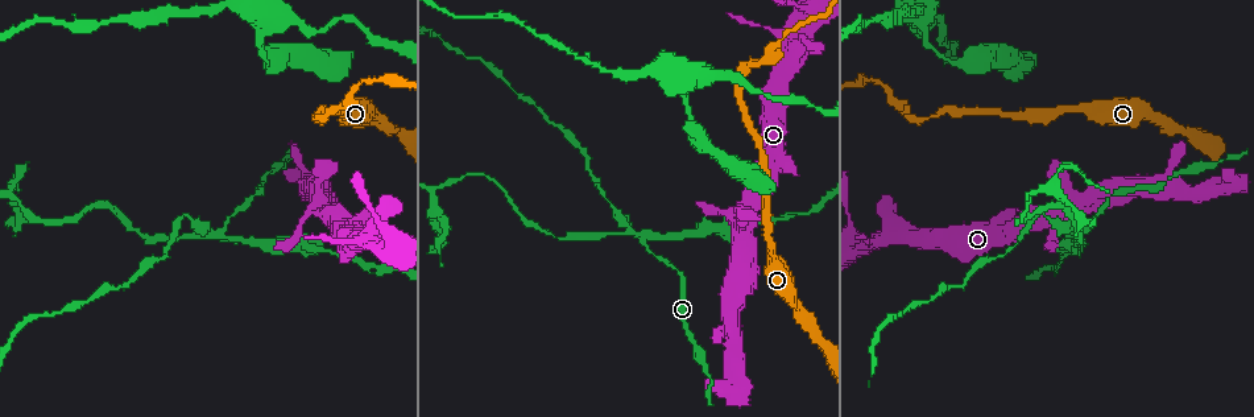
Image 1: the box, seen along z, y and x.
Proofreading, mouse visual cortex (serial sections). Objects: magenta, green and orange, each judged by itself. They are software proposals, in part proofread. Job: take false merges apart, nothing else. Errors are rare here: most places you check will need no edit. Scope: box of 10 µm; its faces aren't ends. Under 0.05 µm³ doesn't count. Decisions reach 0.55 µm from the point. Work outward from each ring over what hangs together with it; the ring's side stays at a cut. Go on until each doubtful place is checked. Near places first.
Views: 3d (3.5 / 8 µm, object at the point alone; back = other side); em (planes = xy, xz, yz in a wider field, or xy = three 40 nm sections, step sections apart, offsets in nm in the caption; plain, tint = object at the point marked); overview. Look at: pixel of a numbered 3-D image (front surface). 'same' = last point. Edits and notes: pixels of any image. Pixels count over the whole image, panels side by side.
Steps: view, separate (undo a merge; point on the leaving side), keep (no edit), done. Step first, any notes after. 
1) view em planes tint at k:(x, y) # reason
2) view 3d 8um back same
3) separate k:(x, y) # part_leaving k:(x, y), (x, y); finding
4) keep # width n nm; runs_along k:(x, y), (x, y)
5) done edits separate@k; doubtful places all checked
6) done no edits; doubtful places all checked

view 3d 8um at 1:(643, 240)

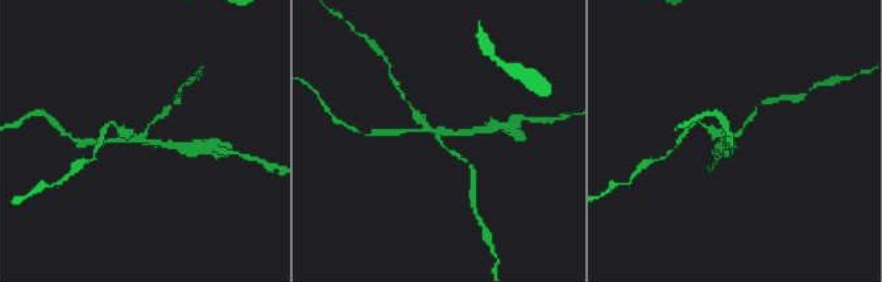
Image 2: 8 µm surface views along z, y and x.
view em xy step 1 tint same # arms 4; arm_widths 150, 150, 200, 250 nm

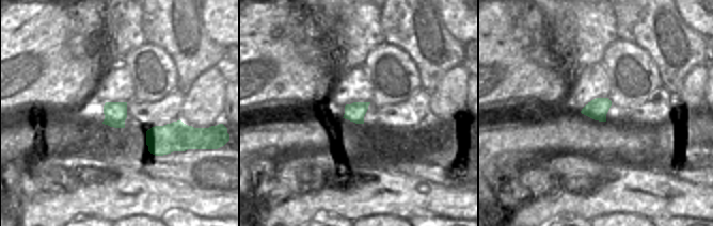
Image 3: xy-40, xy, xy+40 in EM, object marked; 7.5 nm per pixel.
separate 2:(729, 146) # a second cell is stuck on

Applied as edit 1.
view overview

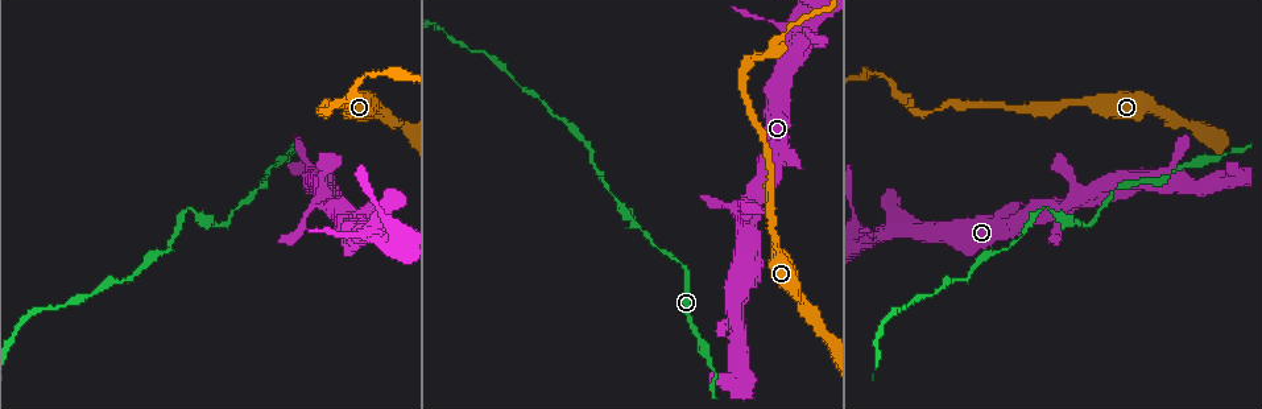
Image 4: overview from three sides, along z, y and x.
view 3d 8um at 4:(185, 209)

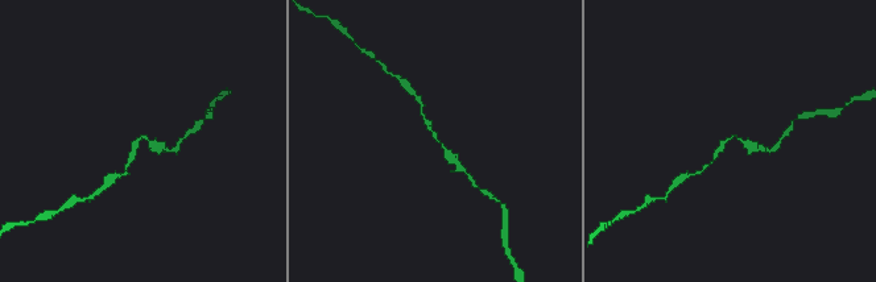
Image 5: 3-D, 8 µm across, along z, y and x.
view em xy step 5 tint same

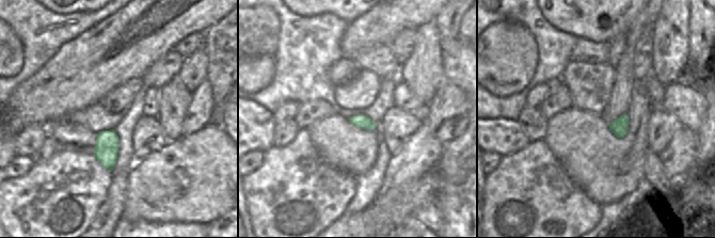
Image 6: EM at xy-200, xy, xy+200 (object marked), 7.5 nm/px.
keep # runs_along 5:(458, 164), (437, 140), (422, 113); continuous, no second cell

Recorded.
view 3d 8um at 4:(323, 110)

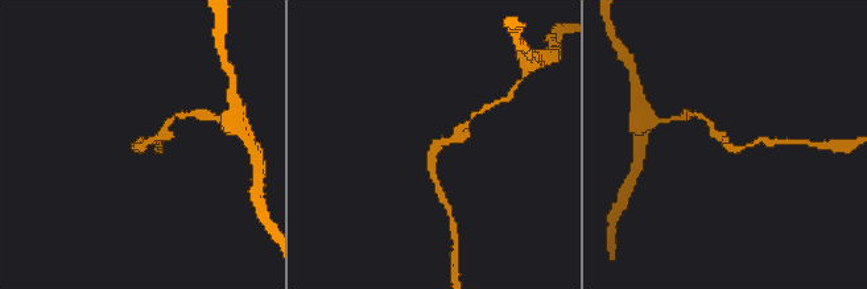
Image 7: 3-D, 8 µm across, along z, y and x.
view 3d 3.5um same # closer look

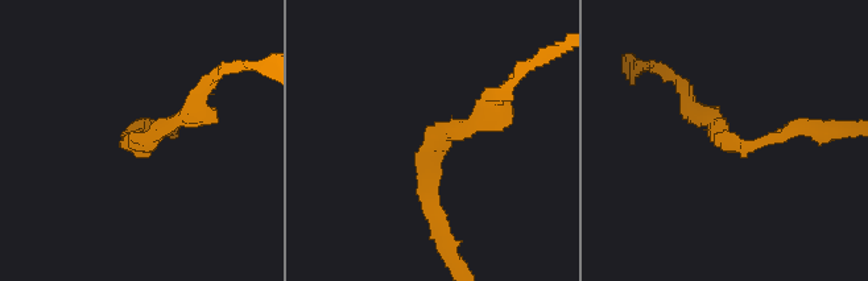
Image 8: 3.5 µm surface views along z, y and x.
view em xy step 5 tint at 8:(130, 145) # arm_widths 200, 200 nm

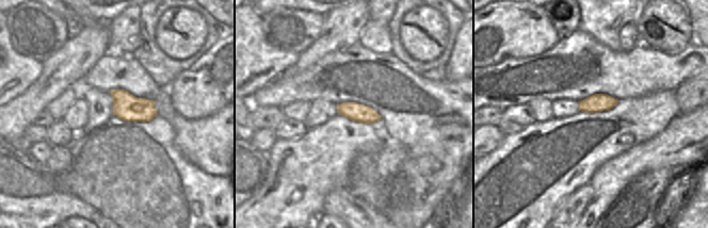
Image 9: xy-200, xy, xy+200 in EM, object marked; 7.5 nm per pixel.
keep # runs_along 8:(443, 231), (426, 153), (492, 110); one cell here

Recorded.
done edits separate@2; doubtful places all checked

